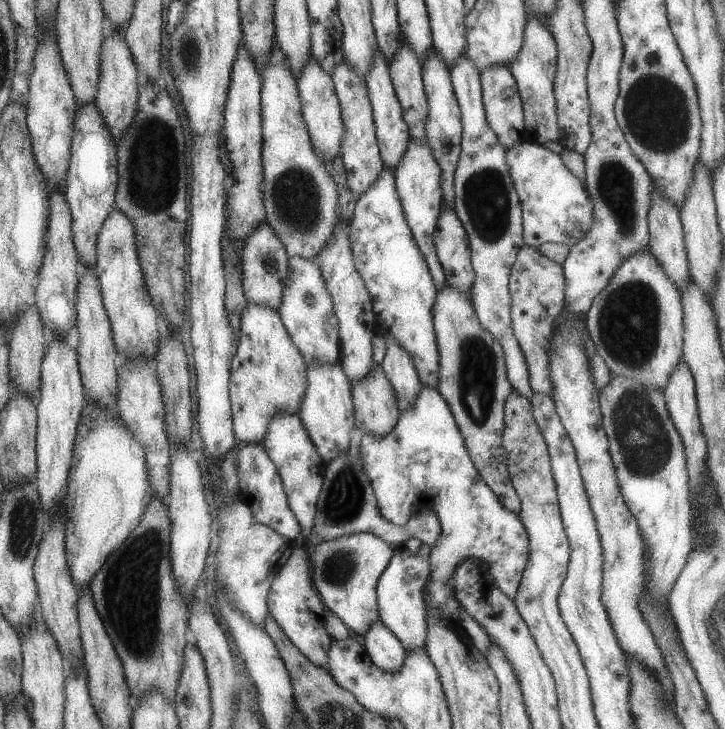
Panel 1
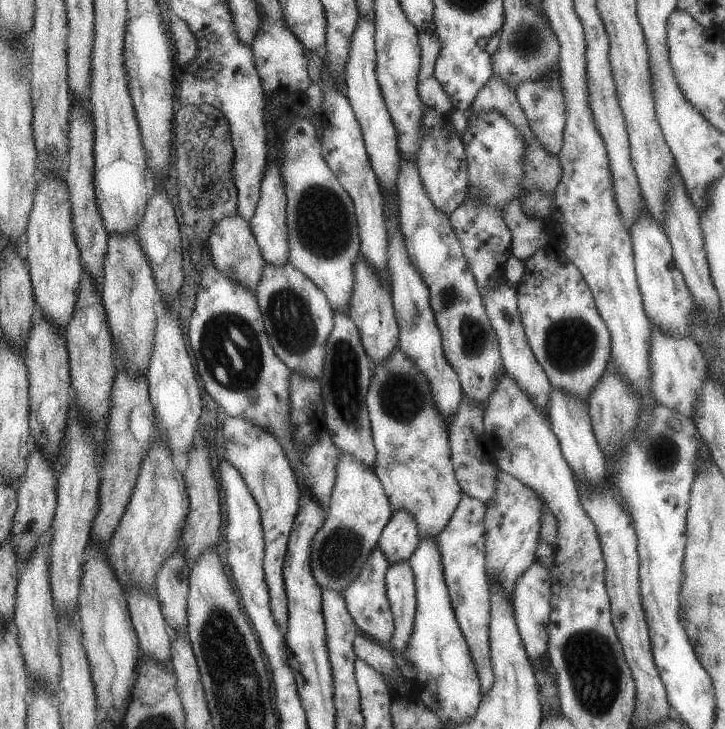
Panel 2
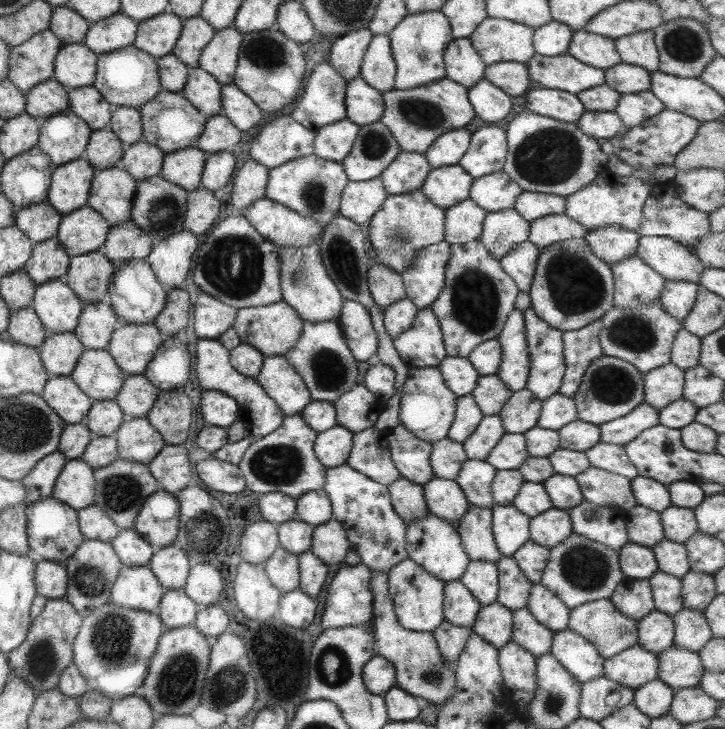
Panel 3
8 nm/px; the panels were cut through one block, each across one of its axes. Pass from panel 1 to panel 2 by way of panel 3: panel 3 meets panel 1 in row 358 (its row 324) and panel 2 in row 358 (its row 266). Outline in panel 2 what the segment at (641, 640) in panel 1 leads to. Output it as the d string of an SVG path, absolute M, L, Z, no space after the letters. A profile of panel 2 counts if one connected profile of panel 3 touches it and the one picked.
M546 246L521 264L523 274L513 288L531 353L550 386L587 401L610 356L610 335L595 309L591 292L571 260L559 250Z

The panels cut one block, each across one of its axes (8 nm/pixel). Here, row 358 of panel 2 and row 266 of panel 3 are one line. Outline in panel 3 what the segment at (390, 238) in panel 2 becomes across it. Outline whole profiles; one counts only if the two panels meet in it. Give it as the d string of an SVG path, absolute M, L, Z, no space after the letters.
M443 240L417 251L413 263L400 274L406 298L418 309L429 307L444 287L449 248Z

